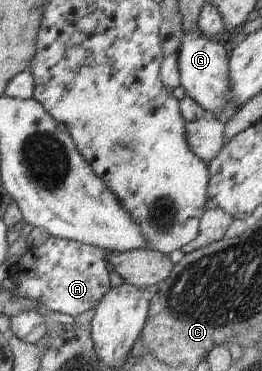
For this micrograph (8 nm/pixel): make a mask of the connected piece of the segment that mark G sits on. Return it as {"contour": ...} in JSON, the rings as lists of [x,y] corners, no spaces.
{"contour":[[[185,34],[178,51],[178,65],[181,86],[186,95],[212,113],[224,125],[238,111],[231,98],[231,79],[229,78],[229,57],[223,42],[211,40],[206,35]]]}

